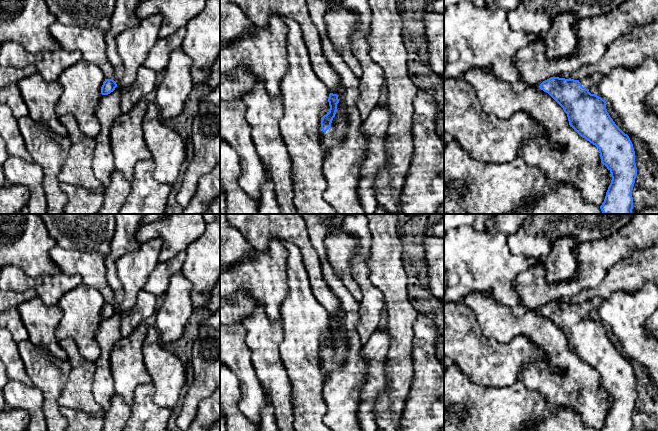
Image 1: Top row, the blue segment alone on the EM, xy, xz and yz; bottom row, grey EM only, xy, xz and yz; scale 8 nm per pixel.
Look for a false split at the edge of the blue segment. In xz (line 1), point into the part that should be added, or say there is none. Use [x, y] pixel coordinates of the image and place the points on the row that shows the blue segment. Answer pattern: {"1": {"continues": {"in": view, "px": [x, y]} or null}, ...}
{"1": {"continues": null}}

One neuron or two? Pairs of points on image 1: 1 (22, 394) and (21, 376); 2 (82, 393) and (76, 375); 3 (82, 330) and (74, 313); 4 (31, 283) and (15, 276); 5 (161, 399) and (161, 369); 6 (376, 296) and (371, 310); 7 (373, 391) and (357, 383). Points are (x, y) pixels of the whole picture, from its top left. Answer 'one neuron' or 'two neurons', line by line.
1: two neurons
2: one neuron
3: one neuron
4: one neuron
5: one neuron
6: one neuron
7: two neurons

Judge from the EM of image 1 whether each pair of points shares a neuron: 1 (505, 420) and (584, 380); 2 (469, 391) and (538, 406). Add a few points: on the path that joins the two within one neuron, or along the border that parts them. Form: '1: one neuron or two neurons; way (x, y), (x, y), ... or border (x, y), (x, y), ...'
1: two neurons; border (525, 387), (540, 392), (553, 412), (567, 408)
2: one neuron; way (486, 406), (521, 406)

